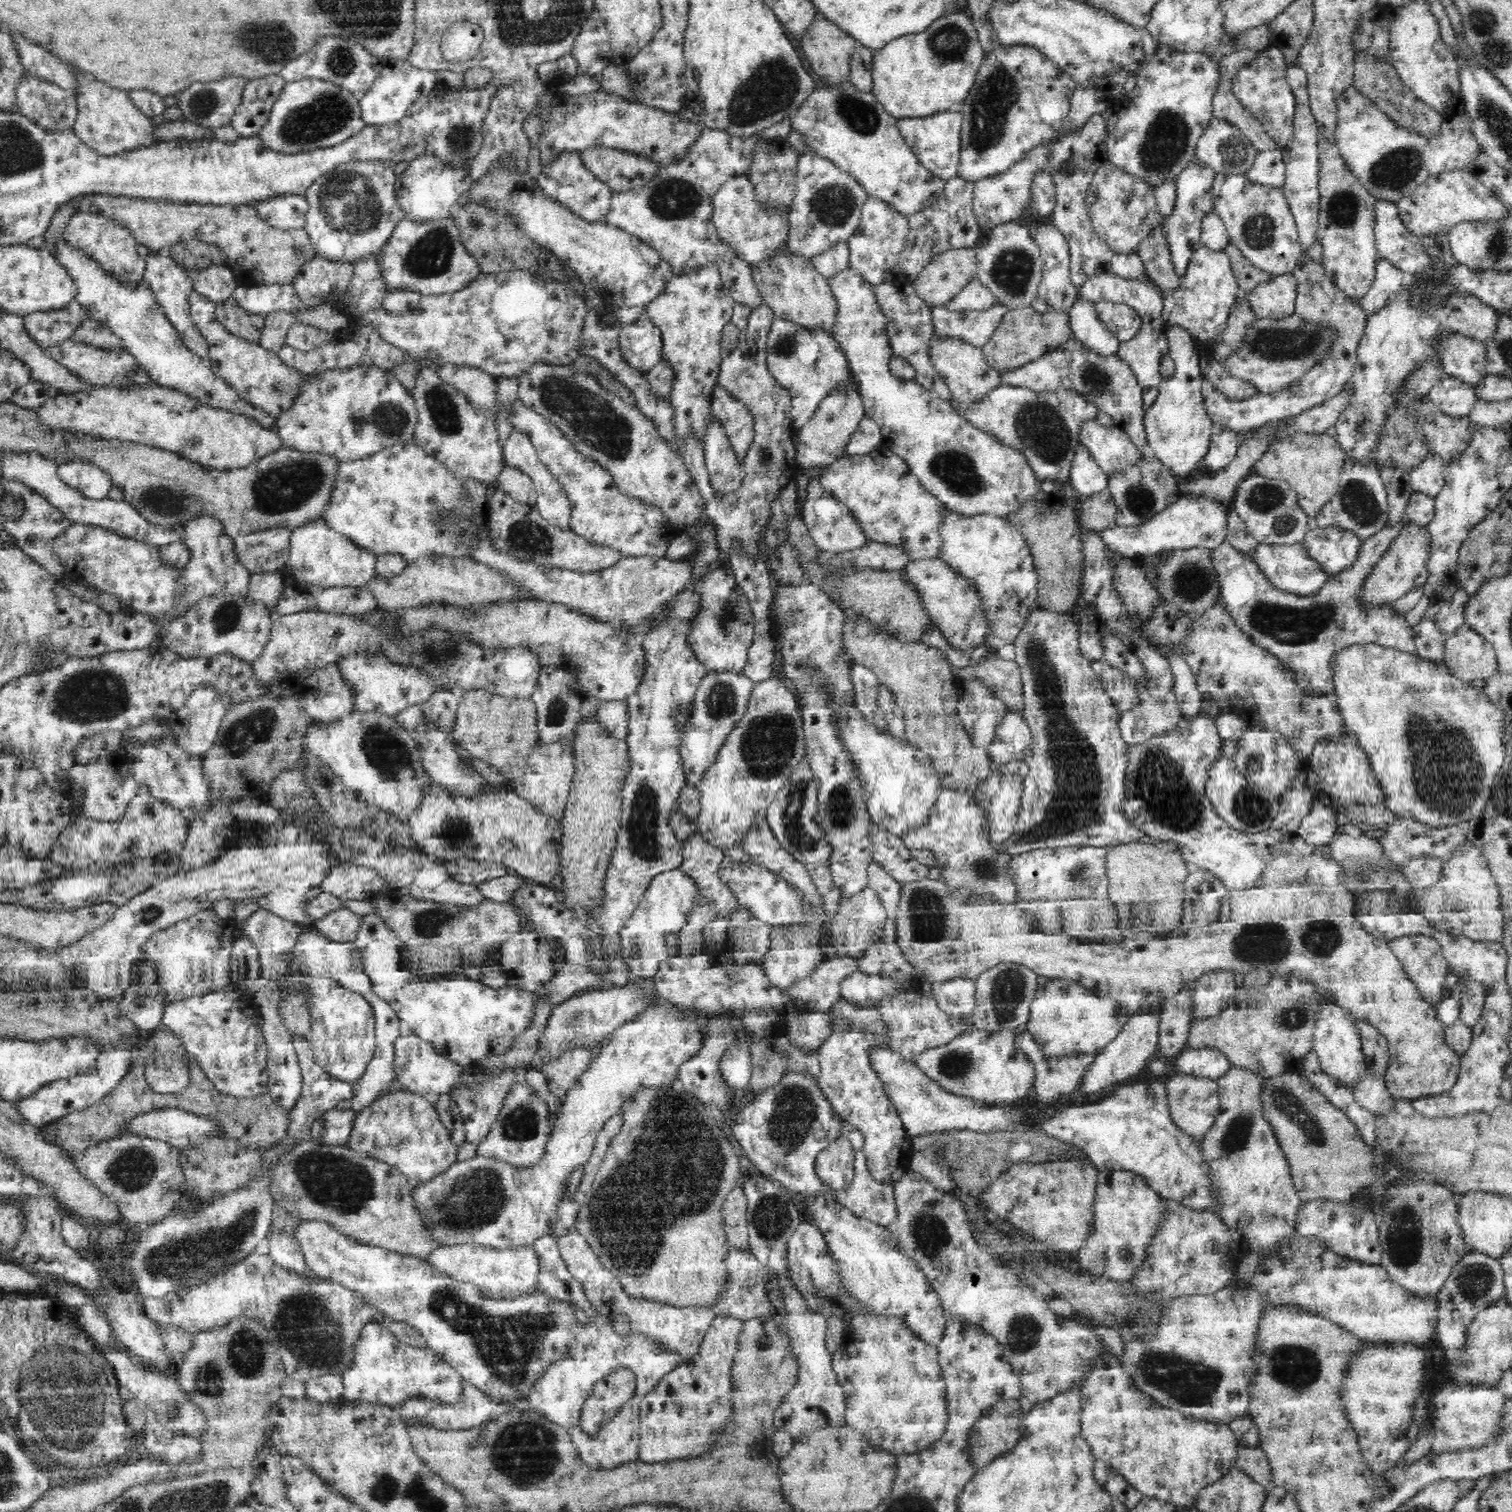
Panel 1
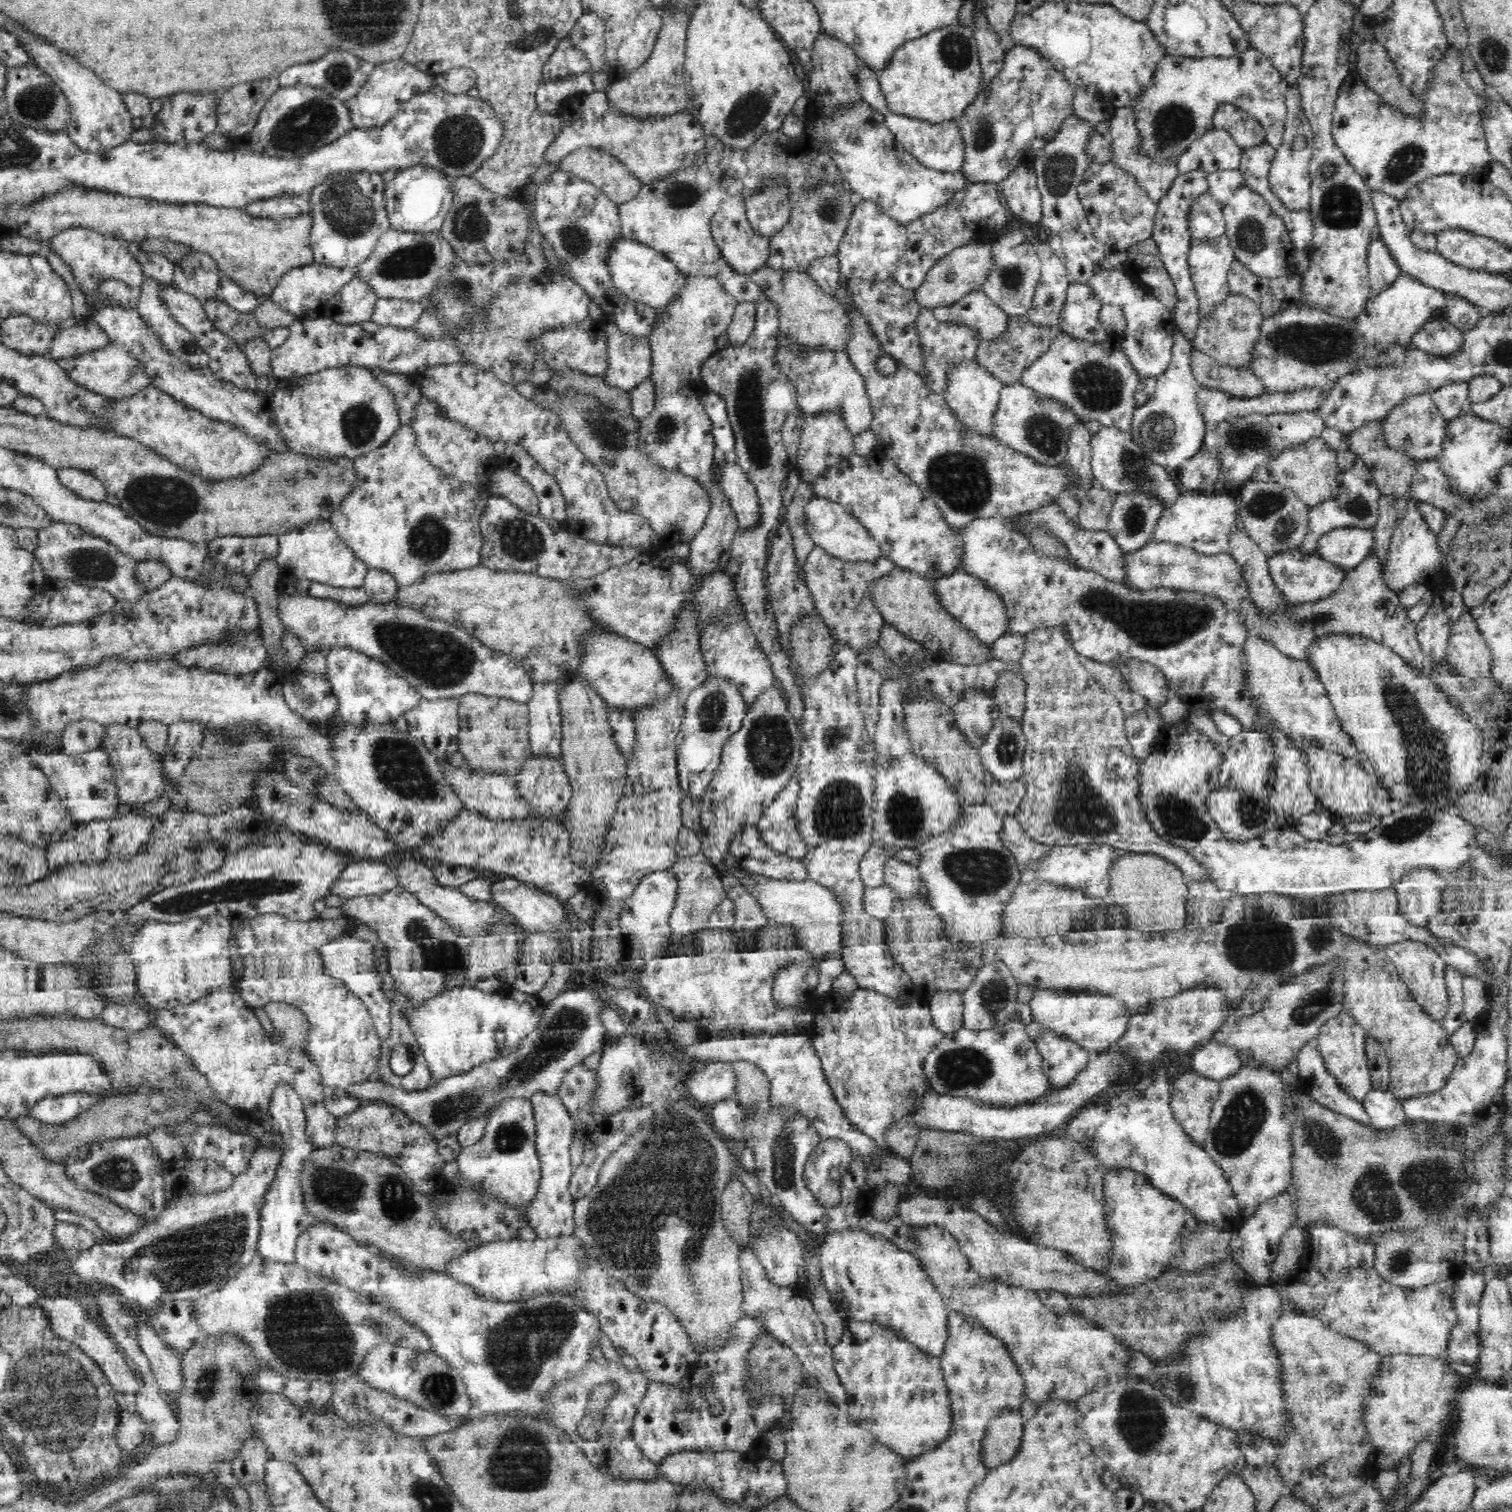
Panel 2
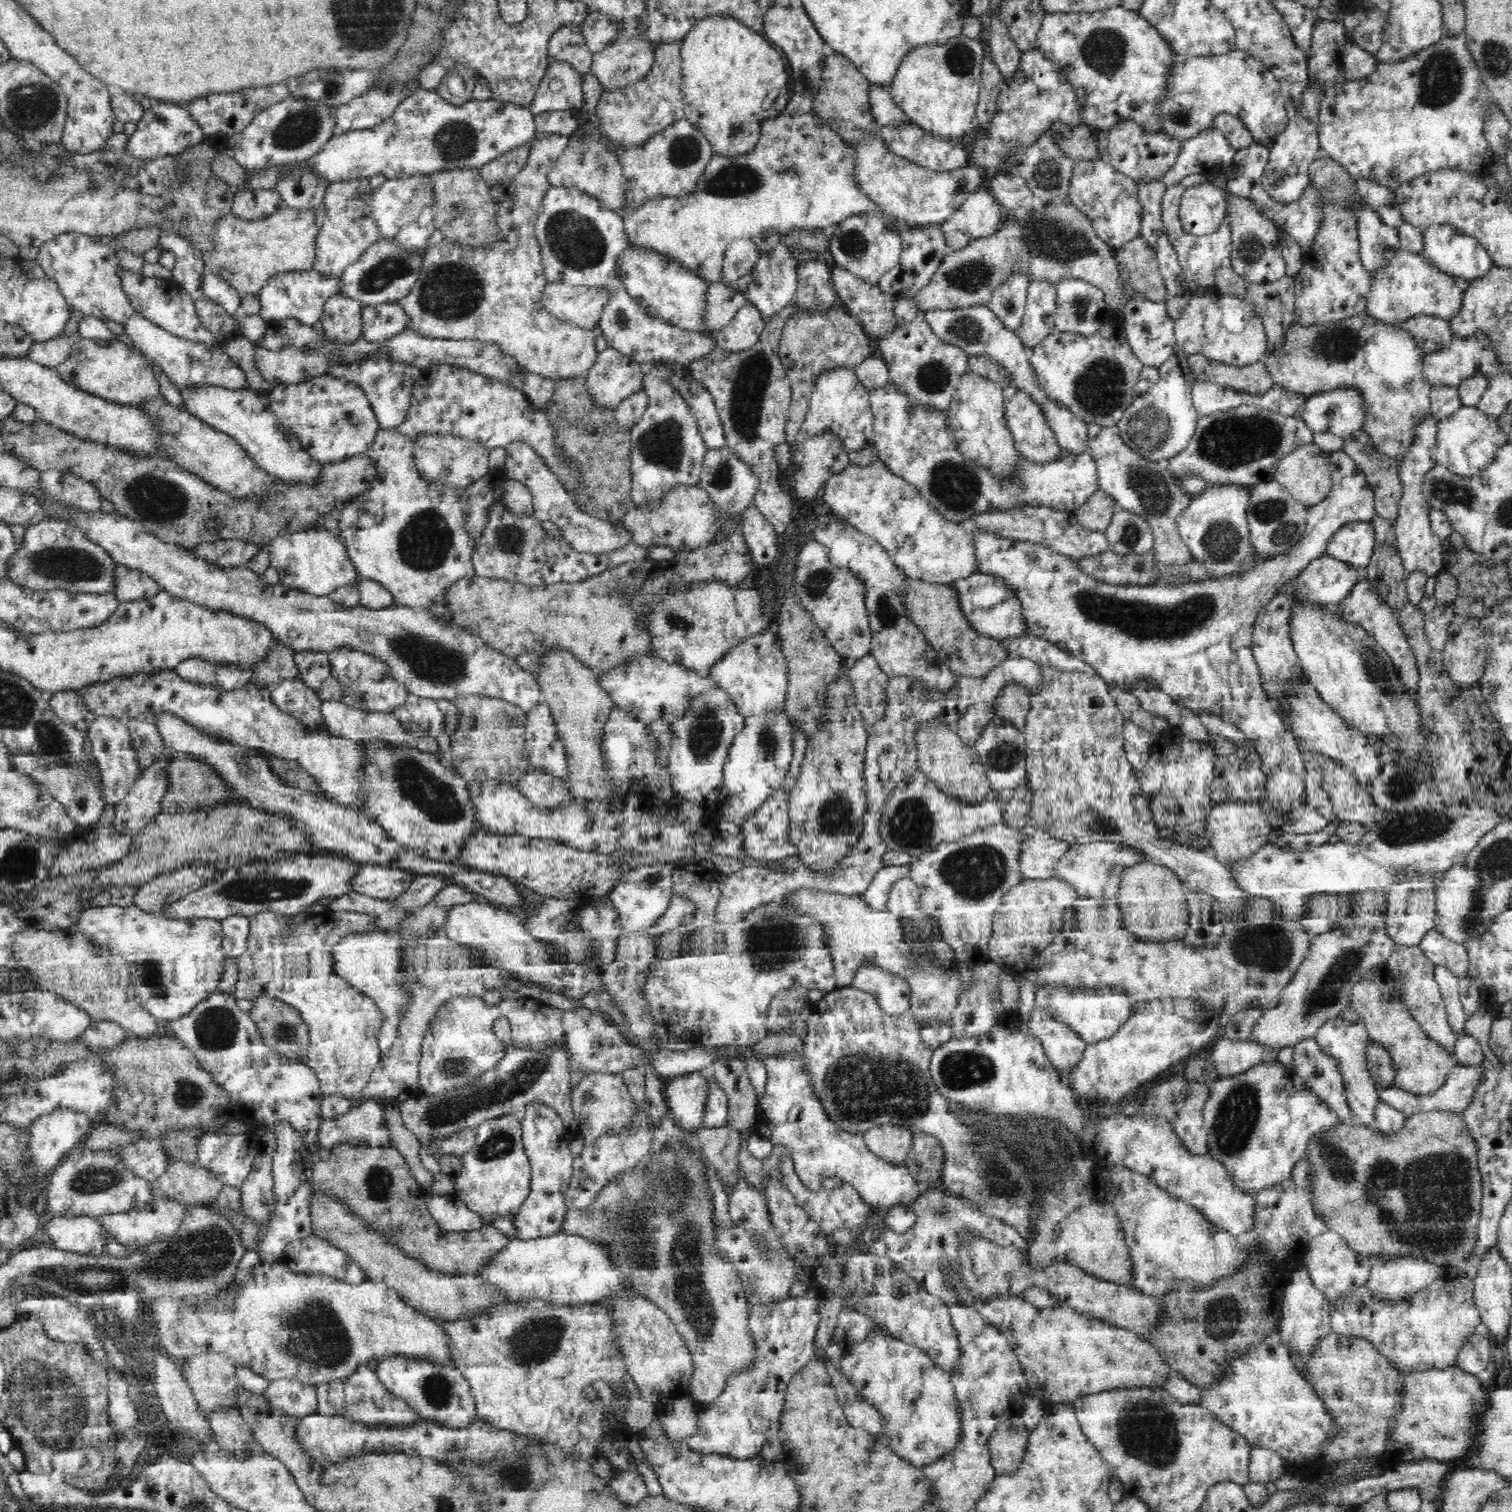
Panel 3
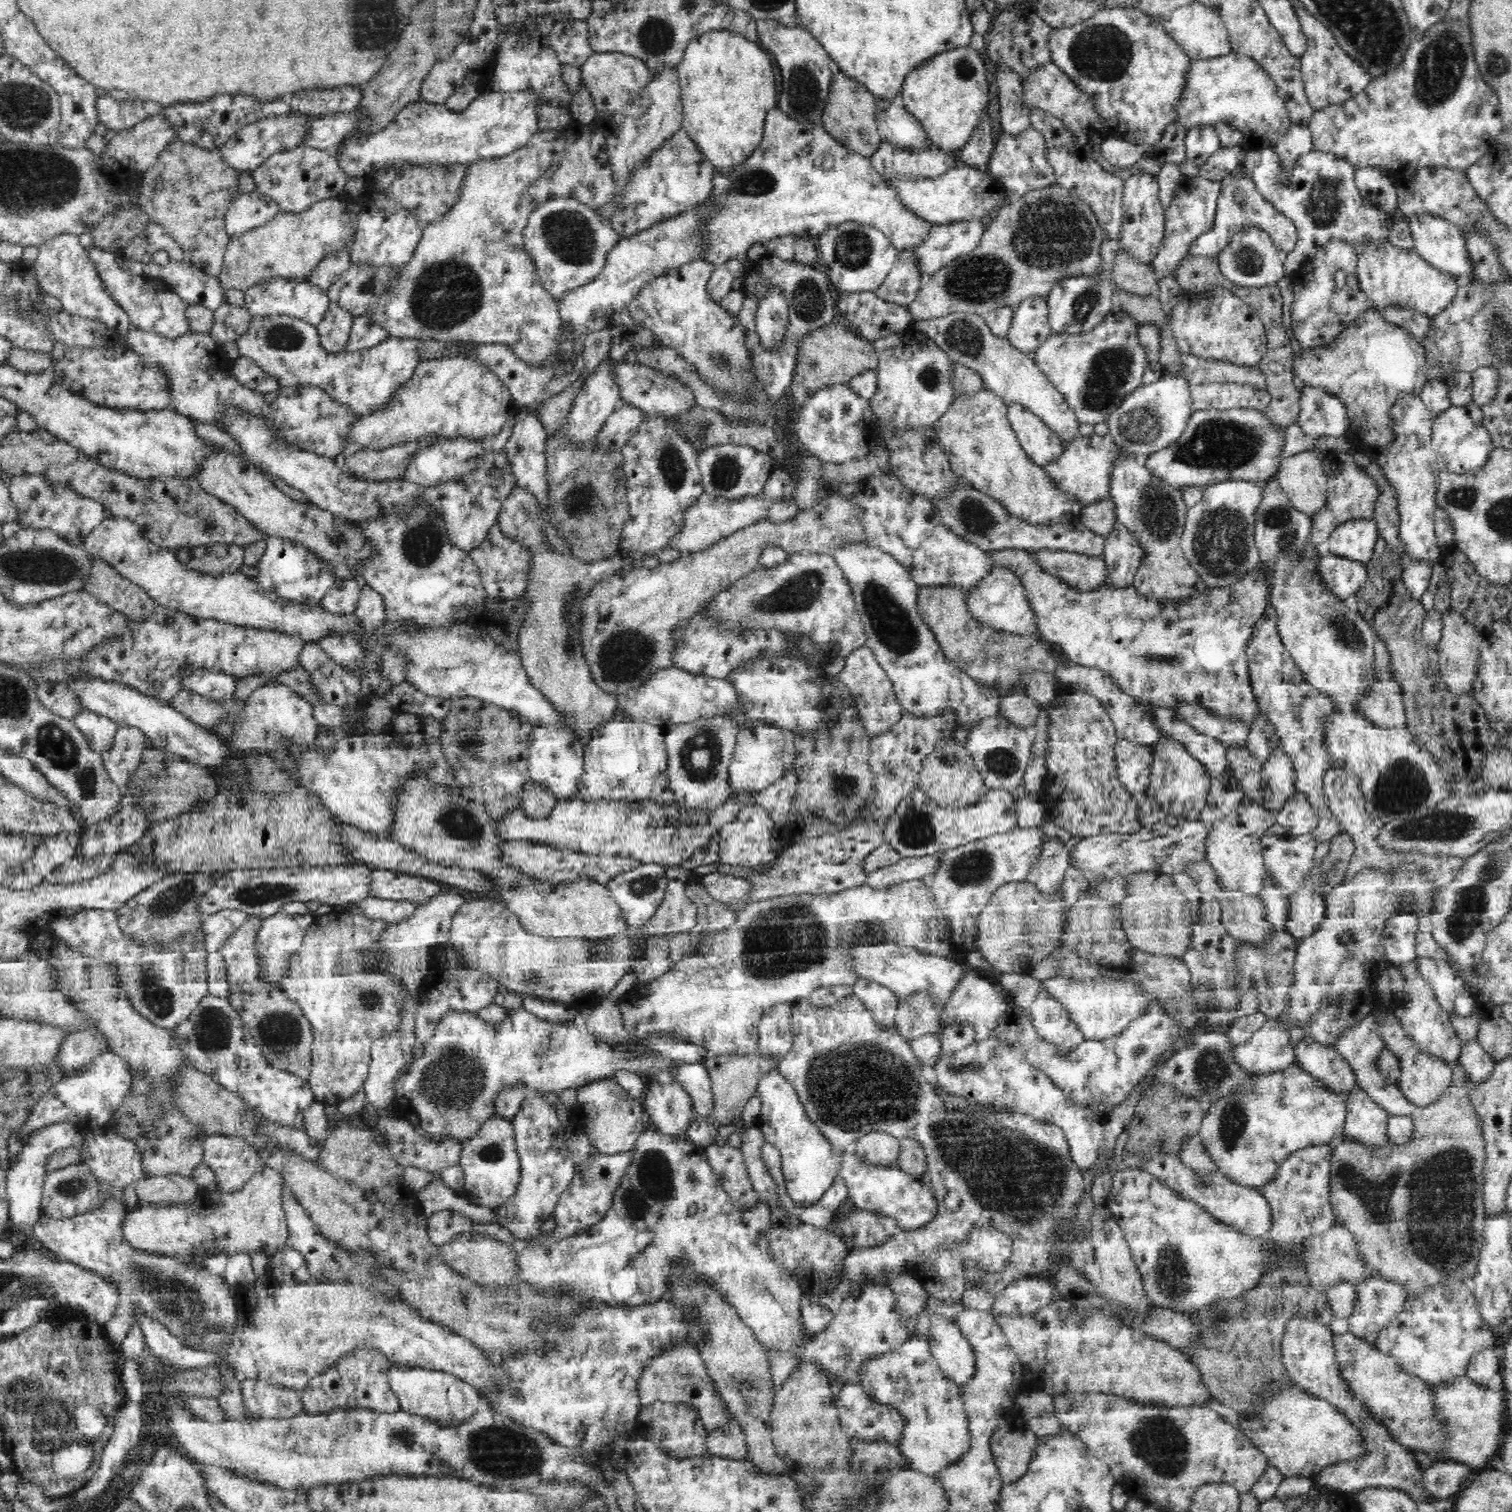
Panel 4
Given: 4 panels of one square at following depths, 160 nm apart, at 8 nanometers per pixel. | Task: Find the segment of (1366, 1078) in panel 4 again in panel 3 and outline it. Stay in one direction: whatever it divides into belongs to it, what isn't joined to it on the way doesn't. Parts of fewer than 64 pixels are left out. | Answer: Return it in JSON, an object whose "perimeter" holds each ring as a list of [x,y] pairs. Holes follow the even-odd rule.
{"perimeter":[[[1482,1060],[1478,1065],[1456,1065],[1450,1069],[1447,1081],[1438,1088],[1437,1091],[1431,1092],[1427,1095],[1415,1095],[1411,1092],[1400,1090],[1396,1087],[1386,1088],[1378,1091],[1379,1098],[1394,1105],[1406,1118],[1420,1114],[1423,1112],[1432,1112],[1441,1110],[1442,1112],[1449,1112],[1449,1114],[1462,1114],[1472,1106],[1474,1098],[1476,1098],[1476,1090],[1480,1088],[1484,1082],[1484,1074],[1491,1065],[1487,1060]]]}

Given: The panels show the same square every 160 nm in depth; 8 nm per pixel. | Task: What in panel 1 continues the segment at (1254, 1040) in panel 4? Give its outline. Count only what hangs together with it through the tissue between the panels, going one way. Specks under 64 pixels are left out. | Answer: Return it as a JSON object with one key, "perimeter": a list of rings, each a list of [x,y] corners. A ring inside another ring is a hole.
{"perimeter":[[[1186,1047],[1173,1061],[1181,1074],[1215,1081],[1224,1076],[1231,1066],[1222,1052],[1211,1047]]]}

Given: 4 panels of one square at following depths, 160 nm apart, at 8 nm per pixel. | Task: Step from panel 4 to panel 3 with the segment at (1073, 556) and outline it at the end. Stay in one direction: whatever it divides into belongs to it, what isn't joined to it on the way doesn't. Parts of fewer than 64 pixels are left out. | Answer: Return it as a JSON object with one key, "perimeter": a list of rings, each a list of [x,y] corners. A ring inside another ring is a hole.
{"perimeter":[[[1154,549],[1147,550],[1145,553],[1122,553],[1117,552],[1104,552],[1100,557],[1089,557],[1082,561],[1076,561],[1079,564],[1079,568],[1087,574],[1094,575],[1096,579],[1103,580],[1108,583],[1117,585],[1154,585],[1159,584],[1160,576],[1163,574],[1163,570],[1159,568],[1157,564],[1157,555]]]}

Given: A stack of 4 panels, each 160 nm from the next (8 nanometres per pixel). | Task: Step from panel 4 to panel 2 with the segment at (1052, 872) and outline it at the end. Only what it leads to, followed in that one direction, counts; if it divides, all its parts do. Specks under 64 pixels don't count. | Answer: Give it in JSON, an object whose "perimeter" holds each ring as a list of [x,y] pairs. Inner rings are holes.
{"perimeter":[[[1004,815],[1000,831],[1000,840],[1014,855],[1018,864],[1031,868],[1042,856],[1050,851],[1049,846],[1043,846],[1026,836],[1020,821],[1014,815]]]}

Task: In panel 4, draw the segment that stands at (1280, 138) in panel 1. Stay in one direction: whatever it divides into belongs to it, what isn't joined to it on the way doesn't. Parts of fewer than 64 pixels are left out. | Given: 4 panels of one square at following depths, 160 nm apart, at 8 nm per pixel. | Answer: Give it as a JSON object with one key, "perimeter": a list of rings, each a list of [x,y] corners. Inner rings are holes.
{"perimeter":[[[1232,50],[1224,56],[1190,63],[1182,96],[1175,104],[1175,122],[1184,128],[1214,126],[1218,121],[1240,129],[1254,144],[1254,149],[1272,149],[1292,123],[1270,73],[1253,58]]]}

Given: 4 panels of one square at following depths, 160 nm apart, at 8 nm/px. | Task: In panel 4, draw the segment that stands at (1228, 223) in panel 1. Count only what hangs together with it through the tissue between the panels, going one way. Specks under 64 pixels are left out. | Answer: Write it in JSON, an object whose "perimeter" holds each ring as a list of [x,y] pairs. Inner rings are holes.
{"perimeter":[[[1246,225],[1240,232],[1232,236],[1221,254],[1214,259],[1220,263],[1220,271],[1226,275],[1226,278],[1237,285],[1258,288],[1277,284],[1281,278],[1285,277],[1285,262],[1280,260],[1280,251],[1274,245],[1270,233],[1262,227]]]}

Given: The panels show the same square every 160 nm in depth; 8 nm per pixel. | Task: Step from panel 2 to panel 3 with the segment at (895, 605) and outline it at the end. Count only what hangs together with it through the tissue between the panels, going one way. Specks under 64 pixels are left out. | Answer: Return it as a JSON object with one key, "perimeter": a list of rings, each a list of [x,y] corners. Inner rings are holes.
{"perimeter":[[[905,577],[897,592],[901,596],[903,614],[923,632],[930,648],[934,649],[938,656],[936,658],[938,666],[950,667],[957,675],[984,677],[1008,657],[1000,640],[979,634],[967,622],[951,583],[929,583]]]}

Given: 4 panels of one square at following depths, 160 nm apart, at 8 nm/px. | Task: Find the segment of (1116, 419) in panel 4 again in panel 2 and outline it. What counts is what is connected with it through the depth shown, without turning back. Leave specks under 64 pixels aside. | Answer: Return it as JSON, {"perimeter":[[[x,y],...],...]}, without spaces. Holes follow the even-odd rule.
{"perimeter":[[[1176,326],[1173,332],[1171,361],[1164,374],[1156,379],[1155,391],[1150,400],[1134,412],[1132,440],[1138,444],[1146,457],[1159,466],[1178,470],[1196,457],[1205,446],[1206,421],[1197,401],[1202,385],[1192,372],[1194,347],[1186,335]]]}

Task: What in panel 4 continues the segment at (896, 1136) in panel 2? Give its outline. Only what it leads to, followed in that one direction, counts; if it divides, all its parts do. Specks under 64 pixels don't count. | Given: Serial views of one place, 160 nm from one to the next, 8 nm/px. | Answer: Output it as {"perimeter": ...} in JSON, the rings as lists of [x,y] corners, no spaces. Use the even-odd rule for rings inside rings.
{"perimeter":[[[874,1131],[862,1136],[852,1145],[852,1149],[866,1161],[877,1165],[896,1165],[902,1152],[901,1139],[888,1132]]]}

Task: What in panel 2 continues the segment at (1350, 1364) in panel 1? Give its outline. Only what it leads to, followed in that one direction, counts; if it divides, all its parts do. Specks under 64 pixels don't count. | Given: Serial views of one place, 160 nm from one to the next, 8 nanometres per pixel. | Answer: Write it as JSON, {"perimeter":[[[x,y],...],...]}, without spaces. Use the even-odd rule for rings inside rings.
{"perimeter":[[[1394,1353],[1381,1355],[1377,1371],[1370,1381],[1370,1396],[1362,1404],[1362,1423],[1366,1427],[1367,1442],[1371,1454],[1367,1463],[1374,1464],[1384,1470],[1396,1469],[1402,1458],[1414,1452],[1419,1440],[1432,1440],[1435,1447],[1440,1448],[1442,1438],[1445,1438],[1446,1426],[1450,1424],[1450,1400],[1469,1379],[1449,1368],[1447,1359],[1438,1356],[1428,1356],[1418,1353]]]}

